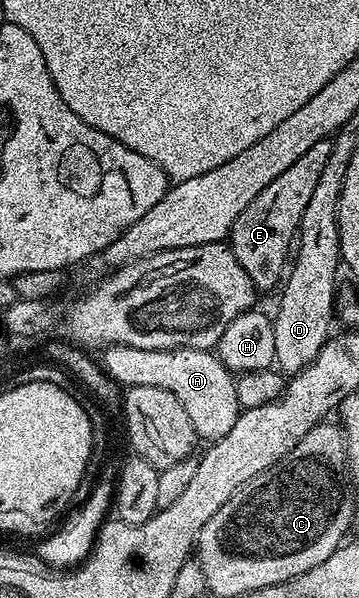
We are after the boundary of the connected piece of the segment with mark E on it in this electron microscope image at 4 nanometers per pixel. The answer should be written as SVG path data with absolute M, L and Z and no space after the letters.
M332 139L321 140L312 146L312 150L300 154L300 158L296 158L280 178L272 178L272 182L268 182L268 186L264 186L248 206L244 206L240 218L236 218L230 227L228 247L232 254L236 254L236 262L244 266L244 274L252 278L255 289L279 287L292 256L292 245L299 234L305 207L311 201L320 174L327 165L332 146Z

